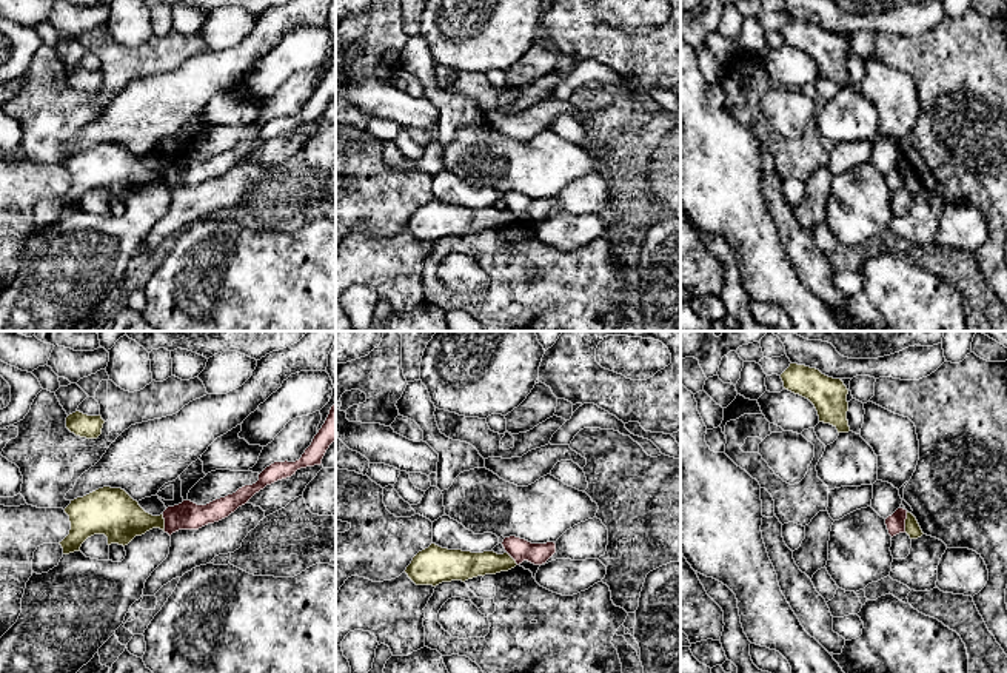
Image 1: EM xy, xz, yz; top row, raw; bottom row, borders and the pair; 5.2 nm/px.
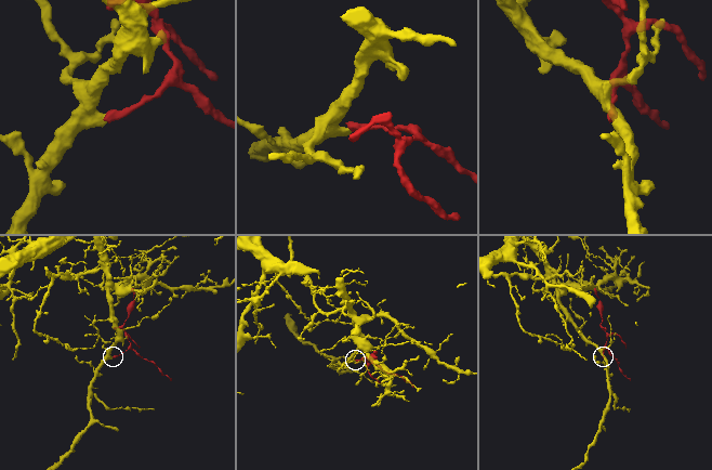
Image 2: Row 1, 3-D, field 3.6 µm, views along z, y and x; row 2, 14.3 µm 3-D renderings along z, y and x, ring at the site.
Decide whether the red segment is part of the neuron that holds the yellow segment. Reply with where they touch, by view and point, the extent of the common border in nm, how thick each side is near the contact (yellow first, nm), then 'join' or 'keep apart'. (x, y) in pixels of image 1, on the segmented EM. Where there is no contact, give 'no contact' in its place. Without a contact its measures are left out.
yz (906, 522) | 110 nm | 80/100 nm | keep apart

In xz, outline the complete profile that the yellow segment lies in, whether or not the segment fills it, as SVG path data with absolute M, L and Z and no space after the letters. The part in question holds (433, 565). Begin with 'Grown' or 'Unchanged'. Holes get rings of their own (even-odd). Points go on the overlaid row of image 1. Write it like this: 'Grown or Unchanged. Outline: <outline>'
Unchanged. Outline: M431 544L413 557L405 573L416 585L436 587L442 582L465 582L477 576L508 571L516 565L516 561L508 553L471 553Z

